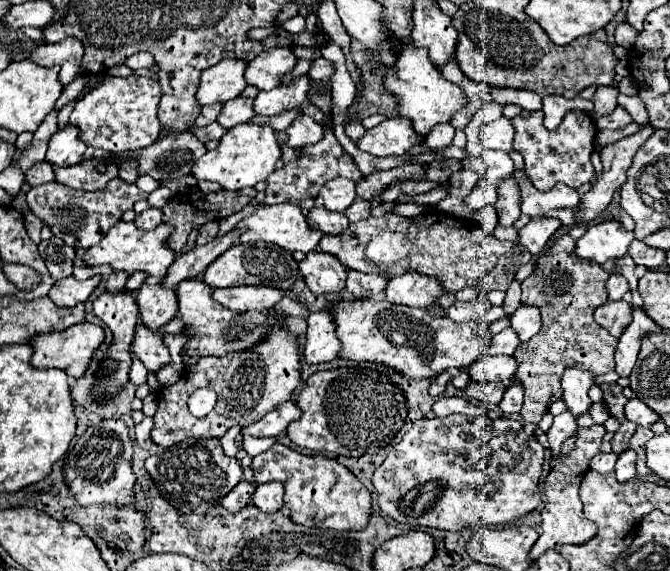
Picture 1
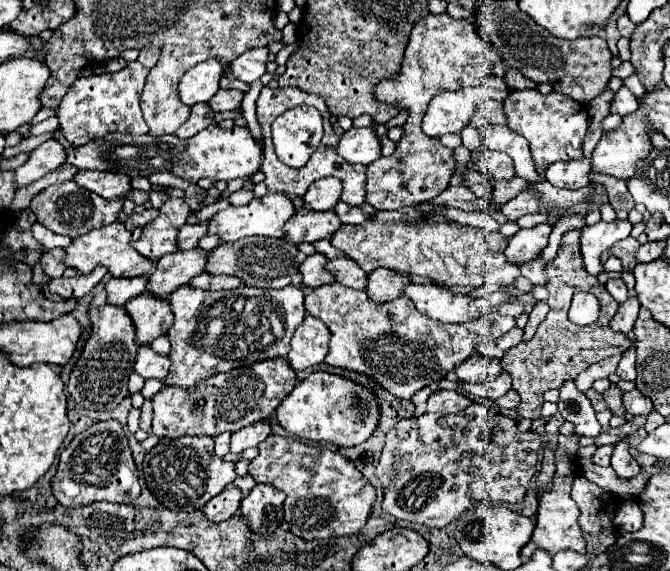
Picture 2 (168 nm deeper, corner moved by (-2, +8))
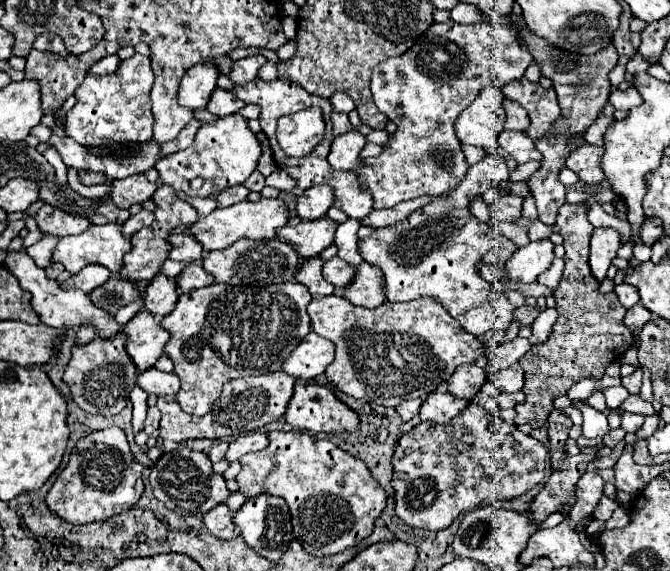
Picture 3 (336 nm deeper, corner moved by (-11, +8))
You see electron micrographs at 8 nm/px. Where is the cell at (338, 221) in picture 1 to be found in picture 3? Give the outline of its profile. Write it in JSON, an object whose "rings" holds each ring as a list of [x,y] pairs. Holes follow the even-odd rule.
{"rings":[[[329,217],[301,221],[297,225],[285,225],[277,231],[277,237],[289,243],[301,257],[317,257],[335,239],[337,223]]]}

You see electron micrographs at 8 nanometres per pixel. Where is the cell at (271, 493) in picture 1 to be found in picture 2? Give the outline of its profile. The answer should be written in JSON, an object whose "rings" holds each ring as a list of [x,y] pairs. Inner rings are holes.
{"rings":[[[254,485],[254,489],[242,499],[240,511],[248,529],[260,537],[270,537],[282,523],[284,495],[270,485]]]}

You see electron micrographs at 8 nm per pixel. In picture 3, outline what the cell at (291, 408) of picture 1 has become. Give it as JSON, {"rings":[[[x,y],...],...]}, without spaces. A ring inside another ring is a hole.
{"rings":[[[249,433],[245,437],[239,437],[239,439],[231,441],[225,457],[229,461],[239,461],[243,455],[255,453],[255,451],[265,449],[265,447],[267,447],[267,433]]]}

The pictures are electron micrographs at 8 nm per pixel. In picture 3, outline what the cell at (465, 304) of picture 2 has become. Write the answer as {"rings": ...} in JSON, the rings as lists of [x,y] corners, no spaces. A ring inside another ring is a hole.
{"rings":[[[501,153],[485,155],[479,163],[469,167],[465,179],[457,189],[447,193],[447,199],[435,199],[421,213],[417,211],[397,225],[375,229],[371,237],[359,241],[361,257],[371,265],[379,265],[385,275],[387,301],[395,303],[431,297],[473,335],[499,329],[505,331],[511,325],[517,307],[505,297],[503,289],[495,291],[495,287],[489,287],[475,269],[475,263],[489,251],[489,243],[481,239],[487,225],[479,223],[477,217],[469,213],[469,197],[483,195],[499,181],[508,181],[509,175],[509,167]]]}

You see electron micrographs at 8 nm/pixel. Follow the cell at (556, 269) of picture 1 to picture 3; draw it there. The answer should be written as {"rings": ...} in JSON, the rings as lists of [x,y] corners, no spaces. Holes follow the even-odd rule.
{"rings":[[[565,203],[563,209],[559,209],[555,225],[559,229],[559,235],[563,237],[565,247],[563,279],[553,293],[559,317],[549,335],[549,341],[533,345],[527,355],[519,359],[519,365],[525,371],[525,401],[515,407],[515,425],[525,433],[547,423],[553,401],[561,397],[573,383],[585,377],[601,377],[609,363],[621,359],[621,355],[635,343],[633,333],[623,325],[627,309],[619,303],[617,293],[601,293],[601,283],[591,275],[591,269],[587,267],[589,237],[593,233],[593,225],[587,221],[587,207]]]}

